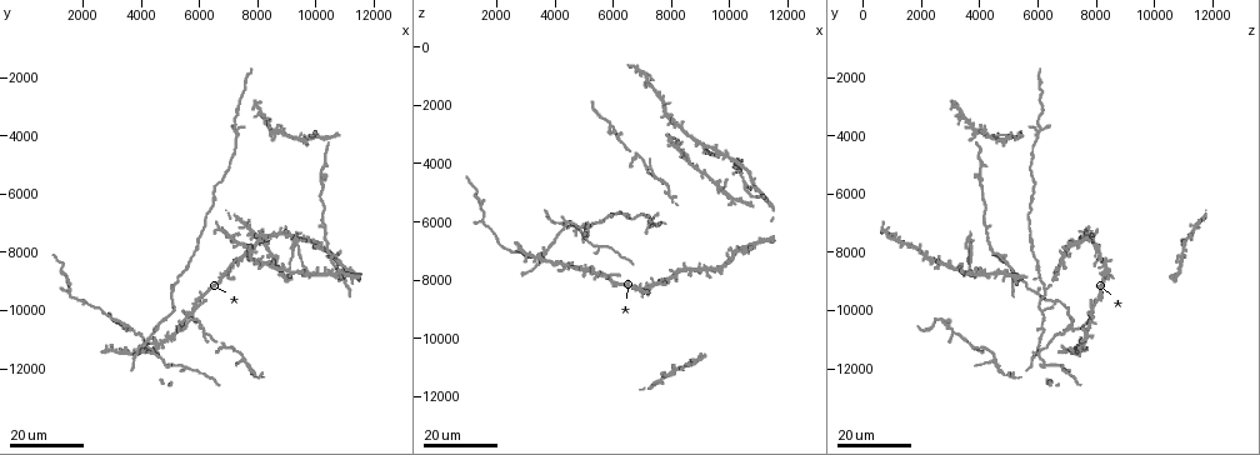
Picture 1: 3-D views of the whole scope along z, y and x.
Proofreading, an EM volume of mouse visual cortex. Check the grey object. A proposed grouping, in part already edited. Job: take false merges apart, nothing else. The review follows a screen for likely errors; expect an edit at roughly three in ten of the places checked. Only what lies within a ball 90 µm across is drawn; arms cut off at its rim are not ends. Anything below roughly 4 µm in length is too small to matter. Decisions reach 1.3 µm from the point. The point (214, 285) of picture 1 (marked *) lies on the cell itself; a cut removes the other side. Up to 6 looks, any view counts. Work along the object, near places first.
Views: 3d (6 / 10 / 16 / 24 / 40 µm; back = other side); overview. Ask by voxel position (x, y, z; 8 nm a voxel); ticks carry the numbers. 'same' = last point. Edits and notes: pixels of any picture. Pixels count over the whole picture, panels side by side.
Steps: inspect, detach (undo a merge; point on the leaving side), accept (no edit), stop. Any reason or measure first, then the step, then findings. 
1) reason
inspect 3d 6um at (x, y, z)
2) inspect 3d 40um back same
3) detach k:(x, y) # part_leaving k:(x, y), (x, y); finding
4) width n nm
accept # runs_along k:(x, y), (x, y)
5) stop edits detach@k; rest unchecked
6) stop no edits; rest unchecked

inspect 3d 24um at (9600, 8700, 3600)

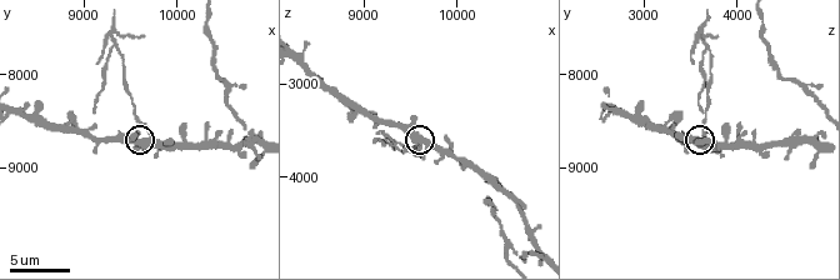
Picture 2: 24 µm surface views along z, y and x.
closer look
inspect 3d 6um at (9700, 8650, 3650)

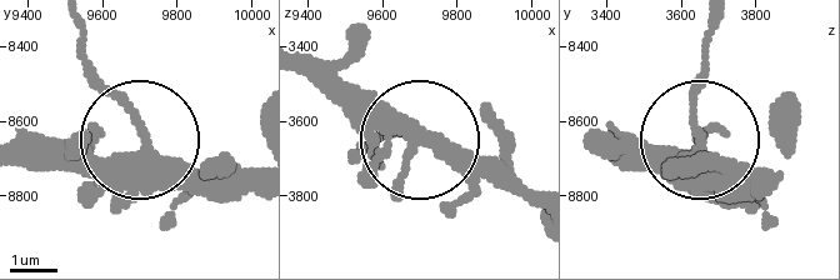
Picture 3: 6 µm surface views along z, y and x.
side_arm 16 um
detach 3:(89, 80) # part_leaving 3:(140, 121), (84, 54), (80, 30); two cells meet here

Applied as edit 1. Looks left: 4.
redraw
inspect overview

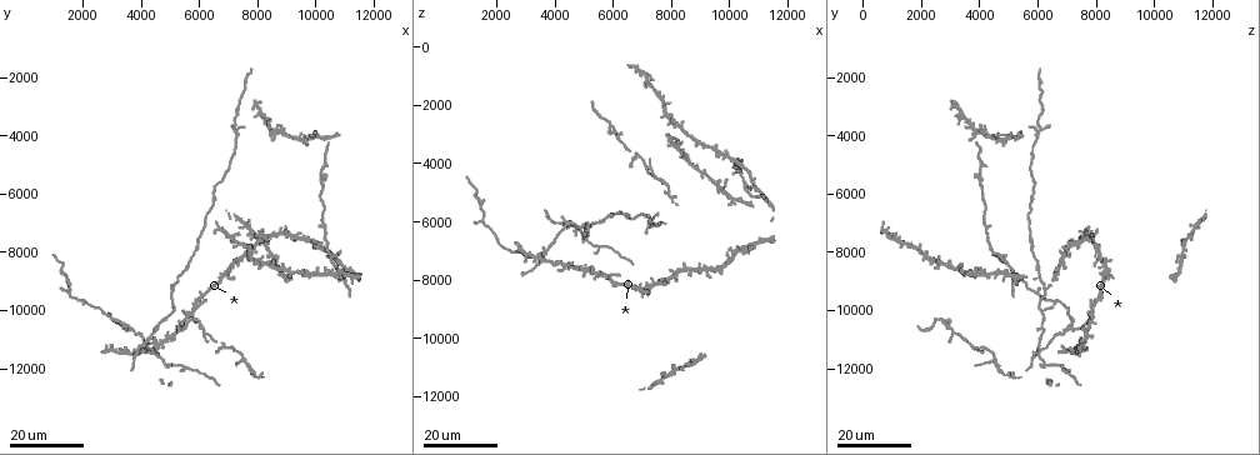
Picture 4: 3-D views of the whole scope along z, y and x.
inspect 3d 24um at (7400, 11700, 4500)

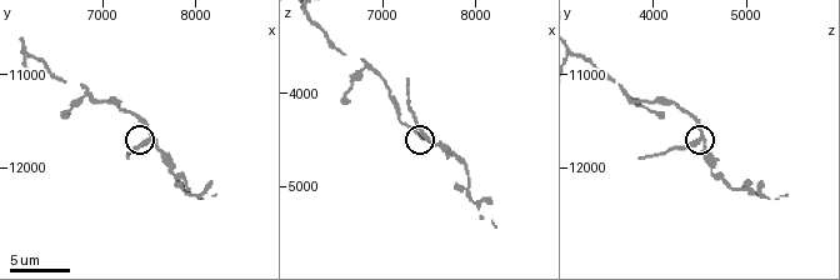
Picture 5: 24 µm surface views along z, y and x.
inspect 3d 6um at (7500, 11650, 4500)

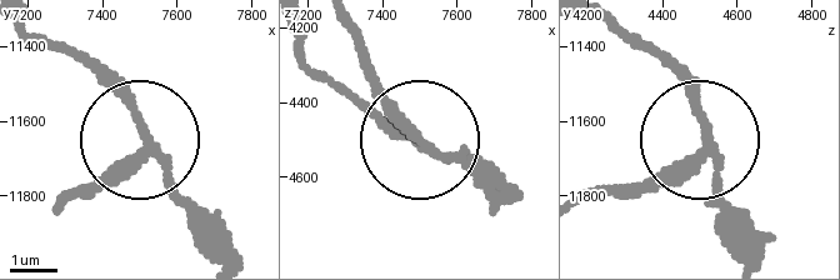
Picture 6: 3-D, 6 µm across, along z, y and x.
width 210 nm
detach 6:(99, 179) # part_leaving 6:(145, 153), (74, 191); a second cell is stuck on

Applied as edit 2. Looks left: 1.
stop edits detach@3, detach@6; rest unchecked

